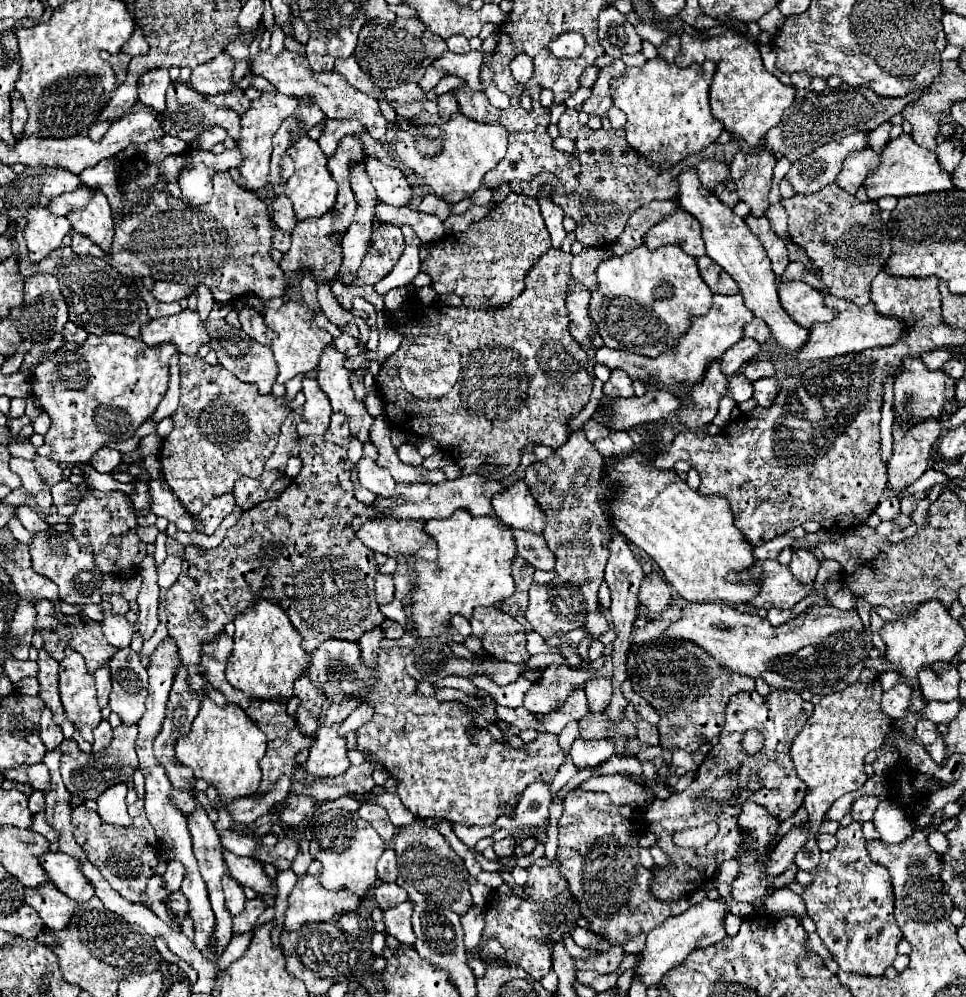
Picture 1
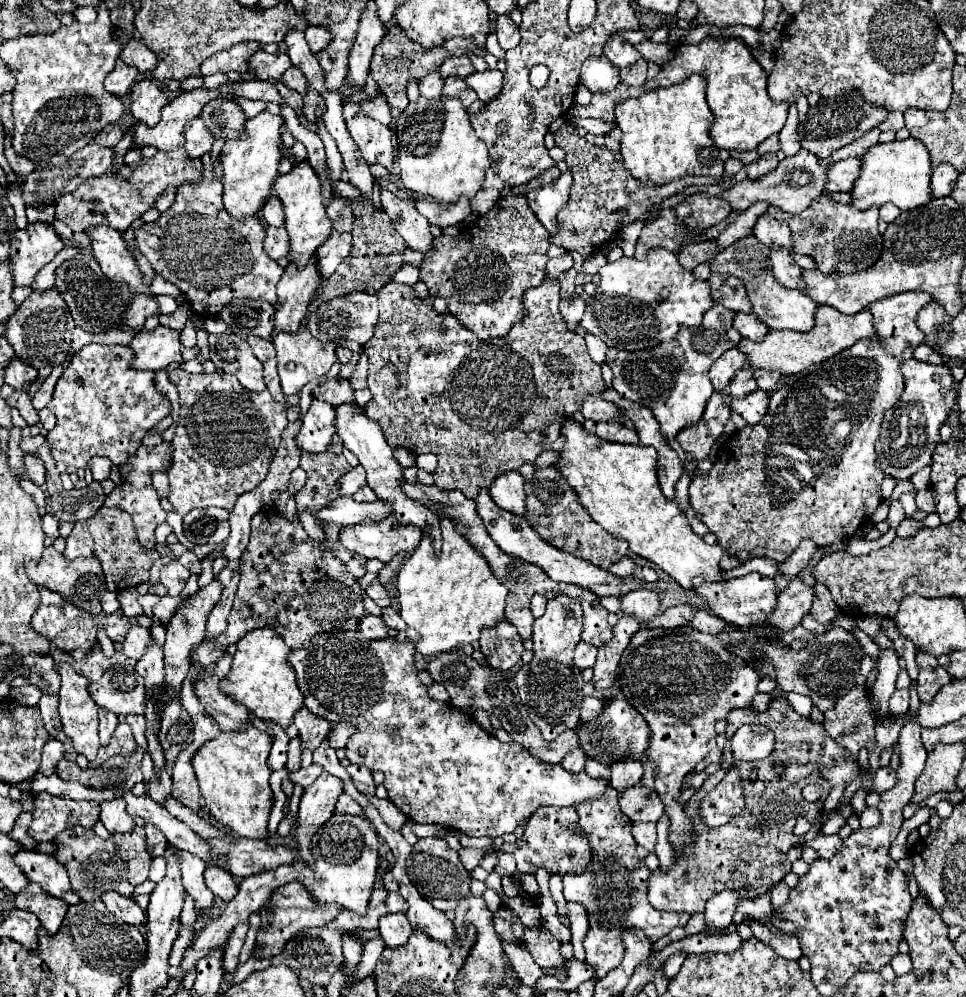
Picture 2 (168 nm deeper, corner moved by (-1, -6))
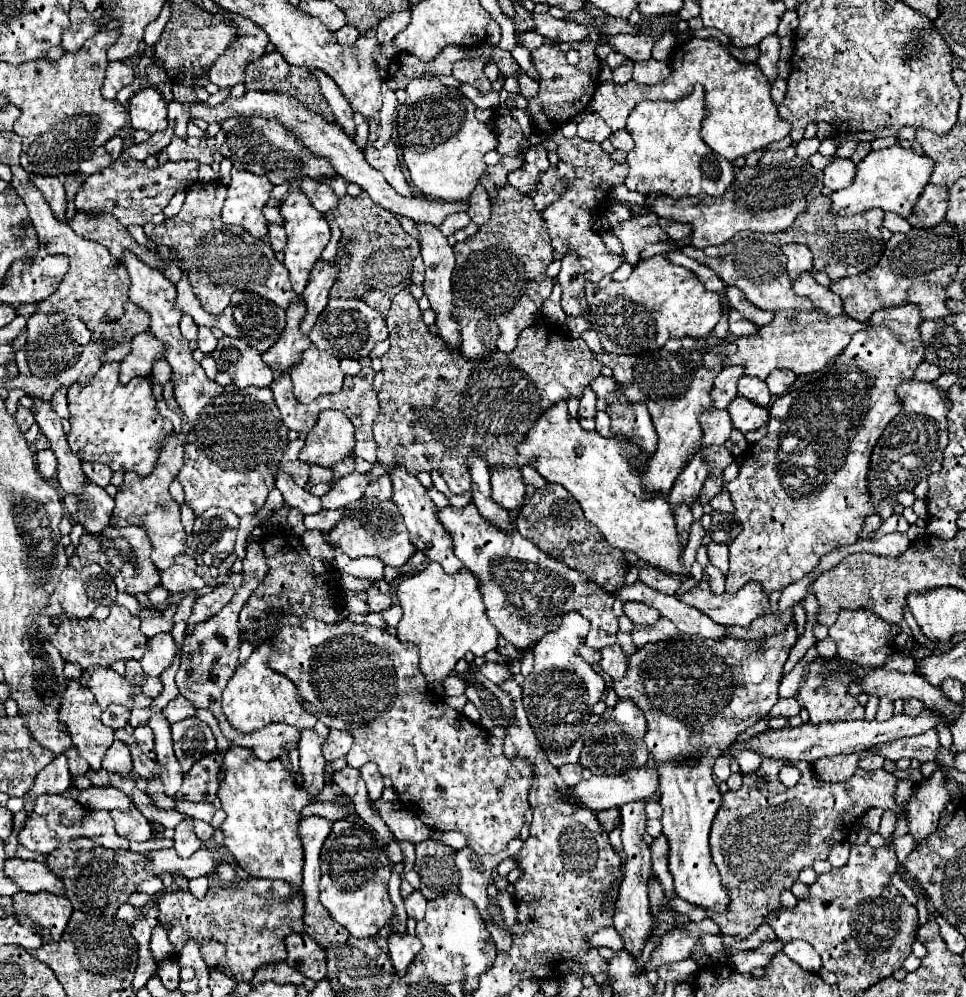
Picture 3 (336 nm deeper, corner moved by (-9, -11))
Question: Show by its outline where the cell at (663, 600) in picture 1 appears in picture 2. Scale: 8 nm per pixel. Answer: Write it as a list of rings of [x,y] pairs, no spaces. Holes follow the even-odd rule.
[[[642,588],[640,592],[630,592],[624,598],[620,598],[620,604],[622,604],[624,614],[630,614],[630,616],[640,618],[640,620],[648,620],[648,618],[658,614],[660,598],[654,590]]]

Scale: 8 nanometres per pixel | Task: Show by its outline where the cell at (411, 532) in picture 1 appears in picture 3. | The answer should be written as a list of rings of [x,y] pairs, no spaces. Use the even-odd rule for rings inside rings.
[[[362,499],[360,503],[346,505],[346,509],[350,511],[350,517],[334,525],[334,529],[328,533],[328,541],[332,545],[338,545],[350,559],[366,555],[378,557],[384,565],[402,567],[408,561],[408,557],[416,551],[416,547],[410,543],[404,519],[392,501]]]

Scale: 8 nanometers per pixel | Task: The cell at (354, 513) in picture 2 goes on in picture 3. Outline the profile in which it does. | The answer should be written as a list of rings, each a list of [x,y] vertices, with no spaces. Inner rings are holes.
[[[322,509],[316,515],[306,515],[304,517],[304,527],[306,529],[318,529],[322,533],[328,533],[328,529],[332,529],[332,525],[336,525],[338,521],[342,521],[342,517],[348,517],[348,511],[346,509],[338,509],[338,511]]]

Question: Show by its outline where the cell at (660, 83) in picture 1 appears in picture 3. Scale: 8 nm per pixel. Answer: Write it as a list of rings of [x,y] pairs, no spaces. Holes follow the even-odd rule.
[[[696,85],[688,97],[678,101],[642,101],[636,105],[626,125],[626,131],[634,139],[634,149],[628,153],[626,187],[642,195],[664,193],[672,199],[722,195],[732,185],[736,167],[718,153],[712,153],[700,137],[706,115],[702,85]]]

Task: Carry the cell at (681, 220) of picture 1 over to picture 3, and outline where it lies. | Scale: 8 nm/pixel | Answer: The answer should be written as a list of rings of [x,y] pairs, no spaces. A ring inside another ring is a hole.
[[[656,213],[638,215],[632,221],[614,227],[612,233],[622,241],[624,259],[632,265],[636,265],[640,261],[640,253],[646,245],[668,241],[668,233],[664,233],[664,229],[660,229]]]

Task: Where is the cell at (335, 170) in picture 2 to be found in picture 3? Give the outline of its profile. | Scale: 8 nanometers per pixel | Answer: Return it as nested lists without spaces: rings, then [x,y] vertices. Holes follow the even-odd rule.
[[[362,193],[358,197],[340,197],[338,205],[330,213],[326,213],[326,219],[338,221],[342,239],[348,243],[348,253],[344,255],[344,261],[340,261],[340,275],[336,279],[336,285],[332,285],[330,289],[330,297],[362,299],[364,303],[386,315],[392,297],[410,283],[412,261],[420,251],[418,241],[398,225],[396,217],[390,211],[376,205],[368,197],[368,193]]]

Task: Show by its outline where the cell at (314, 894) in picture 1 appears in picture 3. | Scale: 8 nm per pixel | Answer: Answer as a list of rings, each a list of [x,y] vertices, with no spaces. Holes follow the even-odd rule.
[[[246,879],[232,887],[214,885],[200,901],[188,891],[166,891],[156,899],[160,921],[172,925],[170,941],[176,951],[192,937],[198,945],[216,939],[226,945],[226,957],[218,969],[226,971],[236,981],[250,981],[254,971],[262,965],[286,961],[284,937],[288,933],[304,931],[304,895],[302,889],[292,893],[292,885],[274,879]]]

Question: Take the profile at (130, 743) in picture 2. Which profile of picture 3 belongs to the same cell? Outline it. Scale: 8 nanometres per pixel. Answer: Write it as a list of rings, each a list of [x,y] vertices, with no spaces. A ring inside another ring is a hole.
[[[136,727],[134,729],[134,739],[138,743],[138,747],[142,749],[142,753],[154,757],[154,735],[150,731],[150,727]]]

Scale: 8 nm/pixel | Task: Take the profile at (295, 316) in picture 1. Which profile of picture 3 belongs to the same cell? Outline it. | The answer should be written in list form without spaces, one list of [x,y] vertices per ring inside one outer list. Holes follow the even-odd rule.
[[[310,347],[300,355],[300,363],[290,369],[290,375],[294,383],[294,397],[304,405],[322,393],[340,391],[344,379],[340,361],[316,347]]]

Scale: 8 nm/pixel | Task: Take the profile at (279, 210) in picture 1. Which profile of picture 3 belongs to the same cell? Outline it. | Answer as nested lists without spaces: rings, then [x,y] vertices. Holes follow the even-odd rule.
[[[270,199],[266,205],[264,205],[262,212],[264,217],[268,219],[268,223],[278,223],[278,225],[282,225],[282,217],[280,217],[279,211],[281,202],[282,200],[279,199]]]

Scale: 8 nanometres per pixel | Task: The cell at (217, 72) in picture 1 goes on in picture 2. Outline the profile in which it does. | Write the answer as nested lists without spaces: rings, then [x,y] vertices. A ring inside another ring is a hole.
[[[244,42],[244,44],[238,44],[238,46],[232,46],[230,50],[222,50],[218,52],[216,56],[208,58],[200,72],[202,76],[210,76],[210,74],[216,74],[216,72],[222,72],[222,74],[228,74],[228,72],[238,72],[238,74],[244,74],[246,68],[248,68],[248,56],[256,50],[260,50],[262,46],[258,42]]]

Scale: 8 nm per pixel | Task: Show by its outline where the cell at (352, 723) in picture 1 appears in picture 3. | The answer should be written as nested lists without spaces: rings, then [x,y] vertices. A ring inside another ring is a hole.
[[[332,729],[328,735],[328,741],[324,743],[322,753],[324,753],[326,761],[334,761],[338,757],[344,757],[350,747],[352,747],[352,735],[348,735],[346,731]]]

